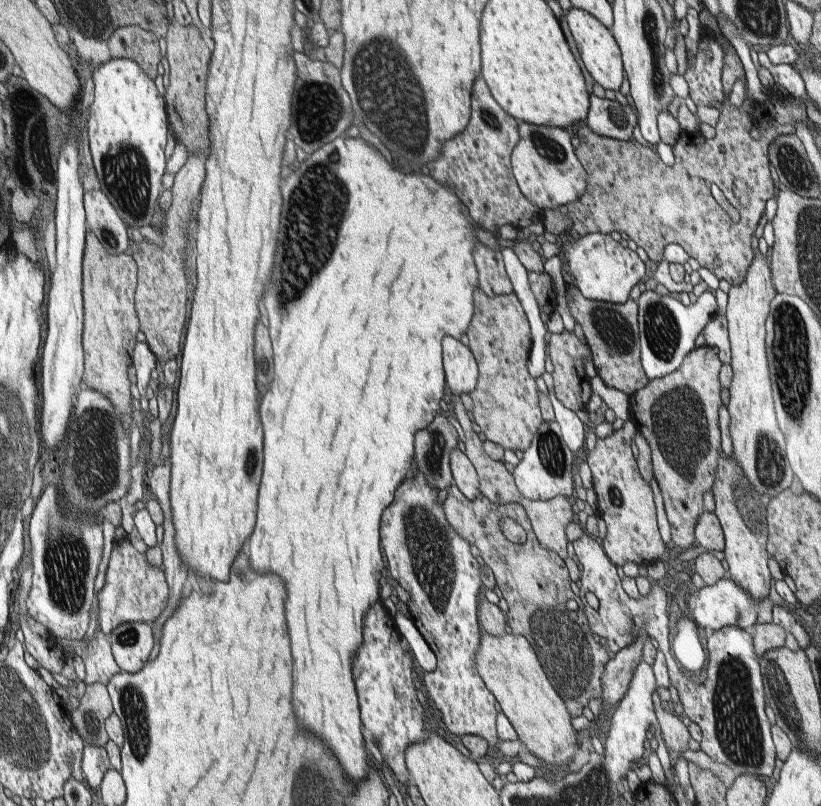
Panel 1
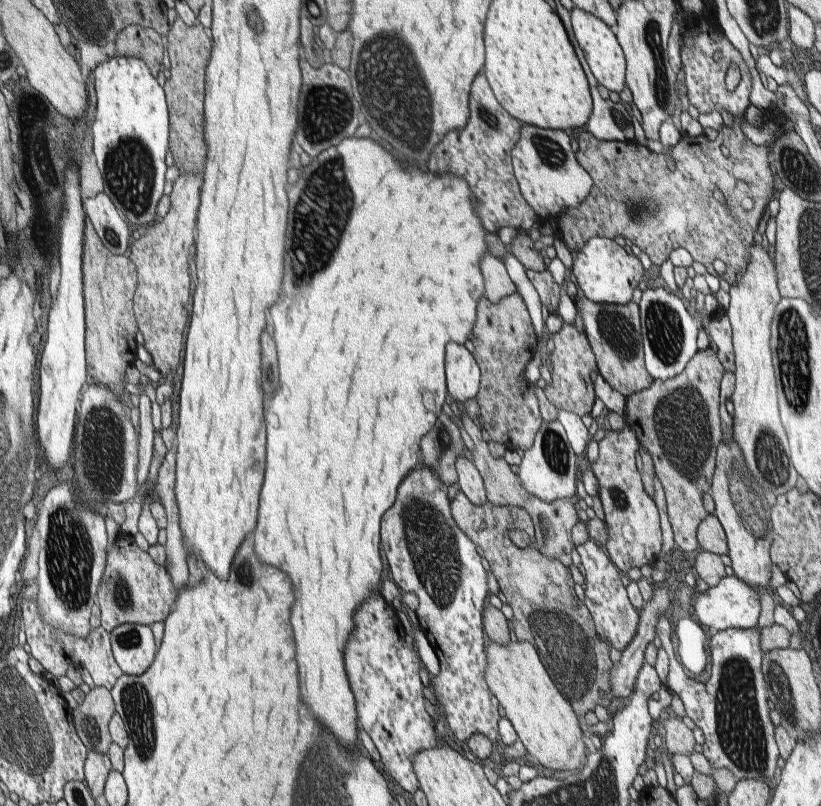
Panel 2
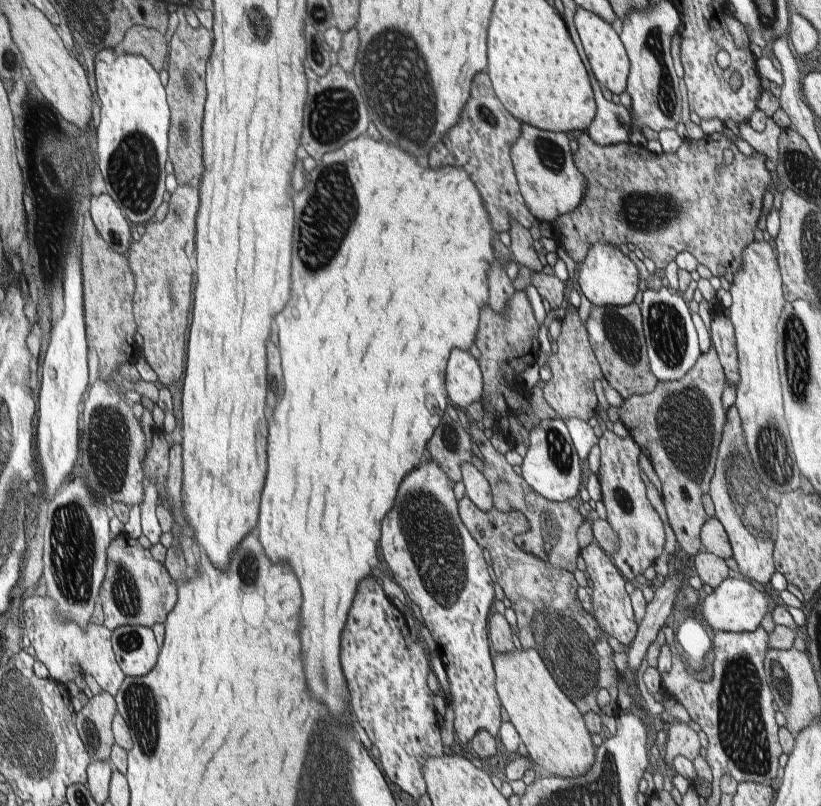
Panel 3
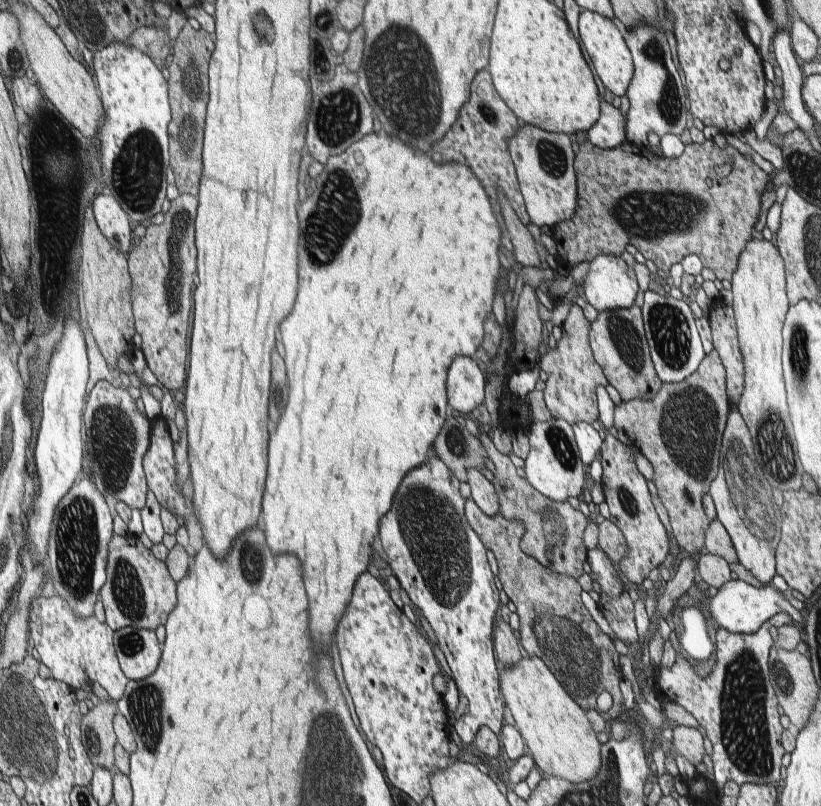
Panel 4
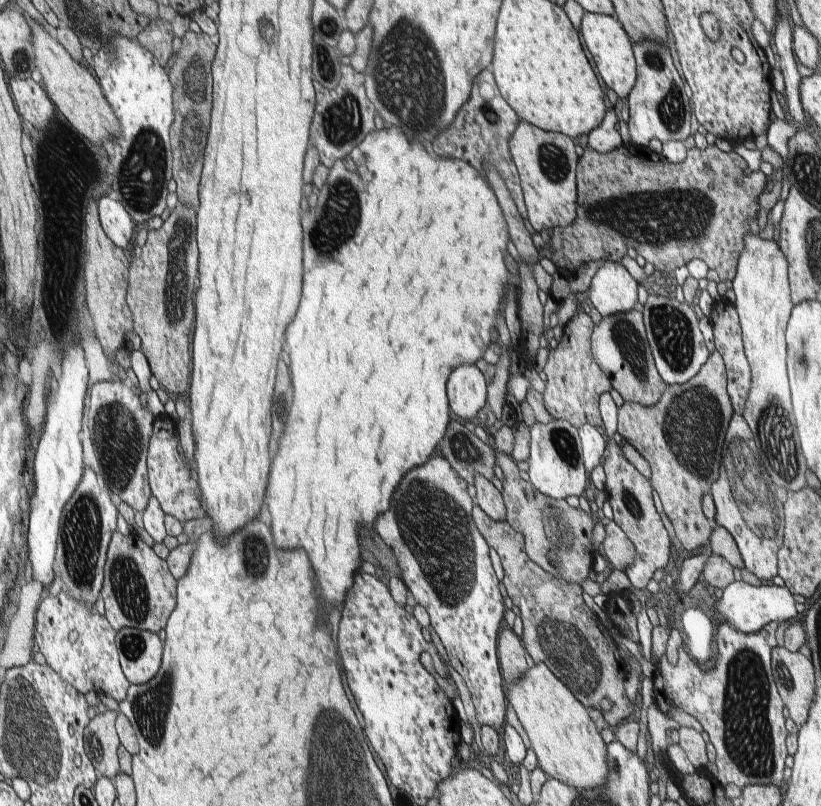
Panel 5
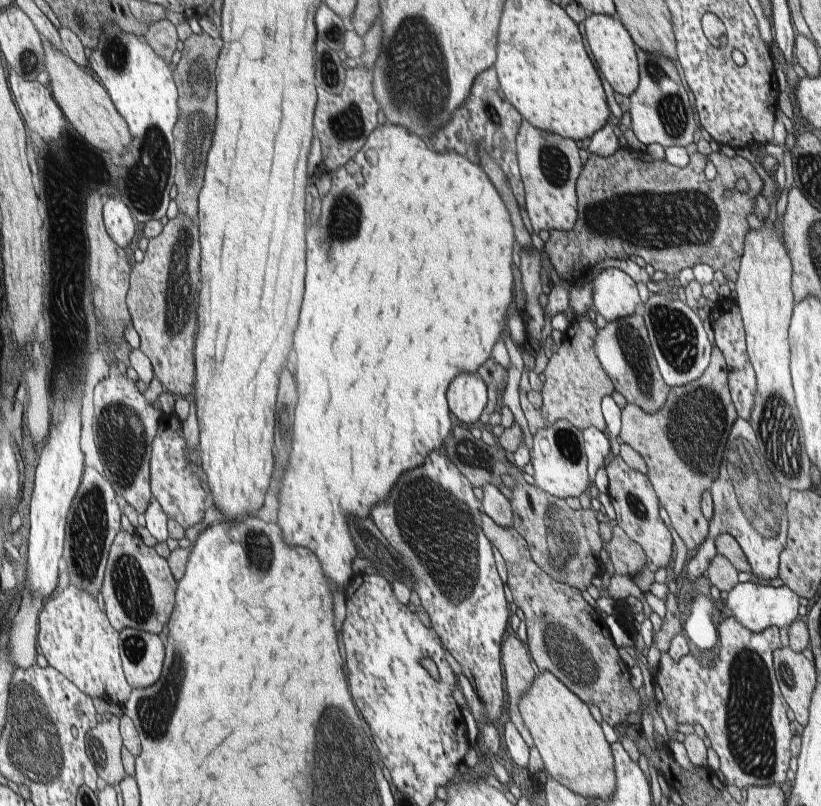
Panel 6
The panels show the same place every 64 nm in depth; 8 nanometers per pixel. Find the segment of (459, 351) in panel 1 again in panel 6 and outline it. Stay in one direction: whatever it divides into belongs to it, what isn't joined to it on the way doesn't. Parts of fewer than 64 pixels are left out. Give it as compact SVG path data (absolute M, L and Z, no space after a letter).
M475 372L475 374L457 374L451 384L449 384L449 390L447 390L447 404L451 406L451 414L455 414L457 418L457 424L465 424L467 428L469 426L477 426L485 406L487 406L487 386L485 382L481 380L481 376Z

